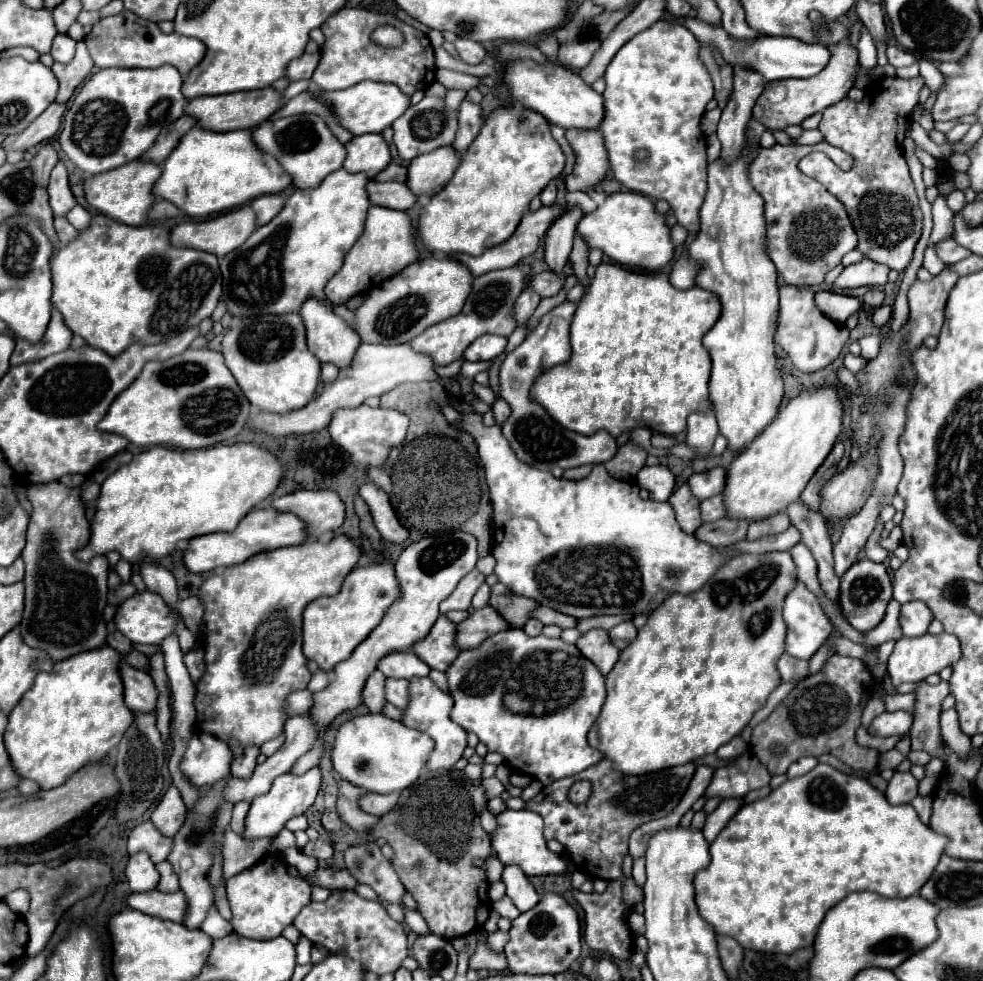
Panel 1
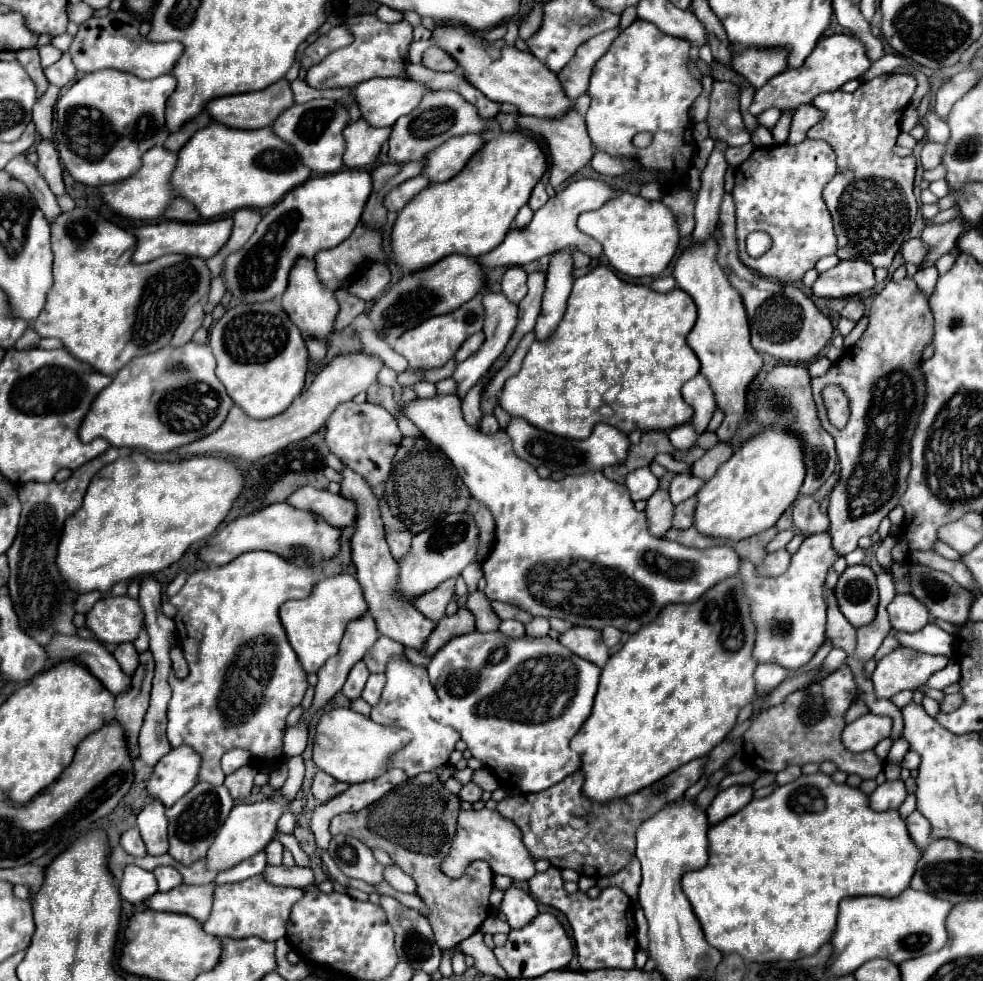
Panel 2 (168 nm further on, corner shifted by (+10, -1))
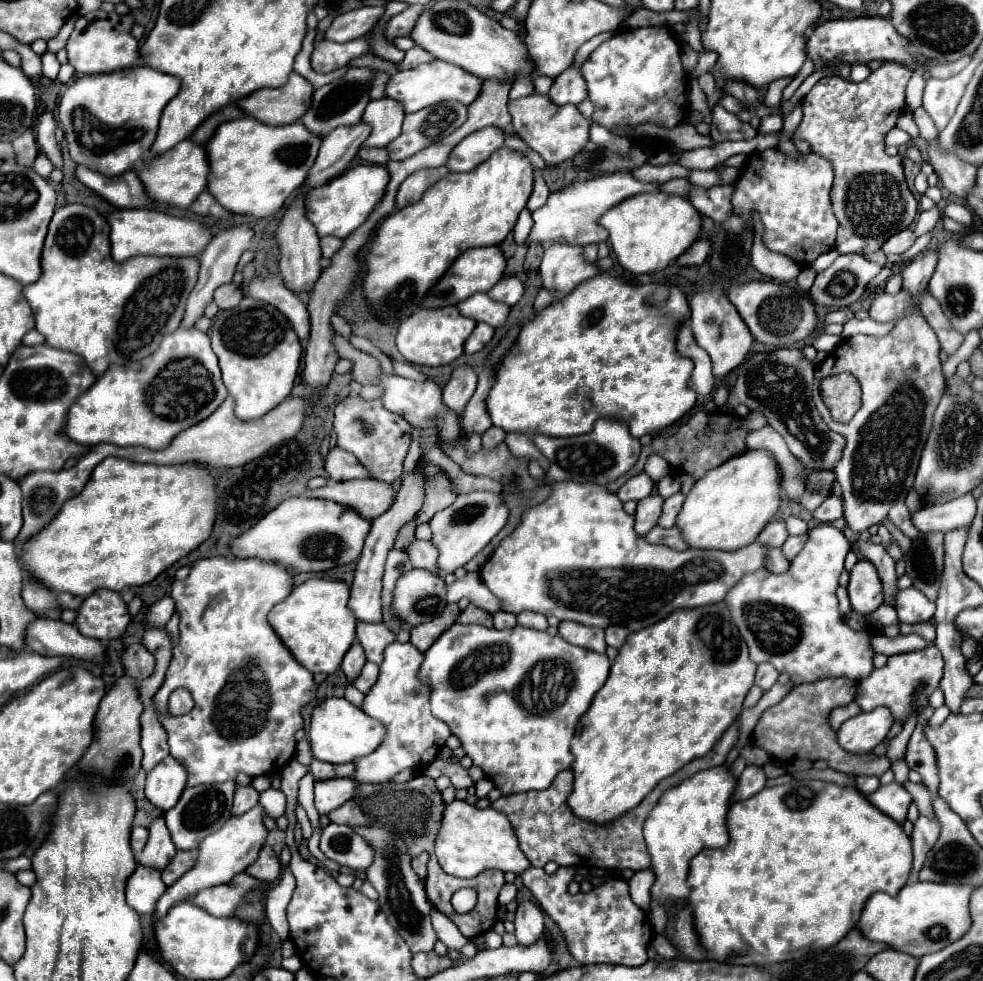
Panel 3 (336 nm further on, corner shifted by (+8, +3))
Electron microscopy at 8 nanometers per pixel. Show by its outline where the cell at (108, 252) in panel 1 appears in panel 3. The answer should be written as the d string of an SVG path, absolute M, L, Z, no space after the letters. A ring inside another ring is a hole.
M74 203L60 207L48 227L42 249L42 277L34 285L22 289L36 317L36 331L44 335L46 345L80 355L96 377L110 363L130 363L148 357L158 349L166 333L174 333L184 317L186 299L198 281L196 257L132 257L116 263L110 257L110 227L106 219L92 207Z

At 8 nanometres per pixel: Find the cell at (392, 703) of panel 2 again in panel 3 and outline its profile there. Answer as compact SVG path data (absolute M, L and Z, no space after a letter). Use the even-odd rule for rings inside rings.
M394 641L384 649L384 661L380 663L378 681L364 695L360 709L364 709L366 715L374 717L386 727L386 737L374 753L354 761L358 781L386 783L404 769L422 767L438 757L440 749L450 737L448 725L430 713L428 687L418 679L418 667L422 665L422 659L424 655L412 643Z

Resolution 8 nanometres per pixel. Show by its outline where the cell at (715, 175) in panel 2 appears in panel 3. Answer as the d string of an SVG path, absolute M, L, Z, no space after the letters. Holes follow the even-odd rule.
M698 239L690 249L686 249L686 251L676 259L676 263L682 265L682 267L696 267L696 265L702 265L704 259L706 259L706 255L708 255L708 249L710 249L708 241Z

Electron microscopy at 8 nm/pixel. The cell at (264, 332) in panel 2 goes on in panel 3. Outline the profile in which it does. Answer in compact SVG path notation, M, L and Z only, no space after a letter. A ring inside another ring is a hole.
M244 297L238 307L216 315L210 339L220 361L222 381L236 403L236 417L258 419L290 395L300 371L302 345L288 319L276 307Z

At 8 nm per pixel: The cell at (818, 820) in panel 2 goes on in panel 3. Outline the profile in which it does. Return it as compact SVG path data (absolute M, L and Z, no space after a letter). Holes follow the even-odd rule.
M794 779L786 785L766 787L758 795L754 795L746 801L732 803L726 825L729 832L728 845L722 849L708 849L708 851L704 849L690 863L688 885L690 885L692 893L690 893L688 905L692 911L694 929L698 933L700 945L708 951L712 961L720 961L720 963L728 963L728 965L782 963L788 959L788 953L798 951L802 947L810 947L814 943L822 945L822 947L830 947L830 945L838 943L860 921L860 913L864 909L866 899L876 891L896 895L906 885L906 879L912 869L912 847L910 847L910 839L904 833L904 829L896 821L892 821L888 815L884 815L880 809L874 809L874 805L870 805L870 801L856 787L838 787L834 783L812 781L812 779L804 779L804 781Z

